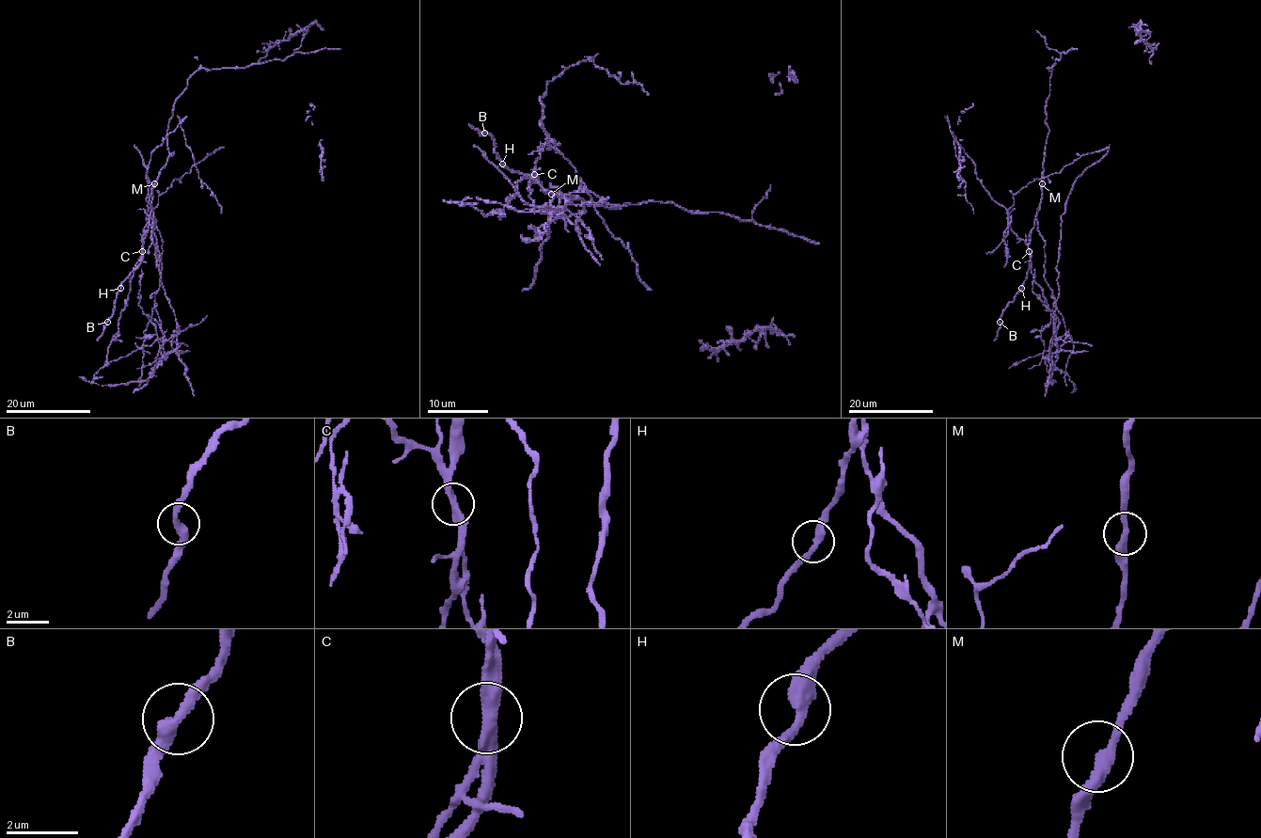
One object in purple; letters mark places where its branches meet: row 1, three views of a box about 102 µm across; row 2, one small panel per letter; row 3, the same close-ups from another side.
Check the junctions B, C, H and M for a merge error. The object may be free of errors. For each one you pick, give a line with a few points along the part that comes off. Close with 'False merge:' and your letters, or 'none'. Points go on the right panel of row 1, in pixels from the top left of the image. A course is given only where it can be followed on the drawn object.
C: Course of the part to remove: (1029, 250), (1031, 273), (1059, 322), (1048, 386), (1055, 382), (1048, 356), (1062, 214), (1073, 182), (1110, 145)
False merge: C

